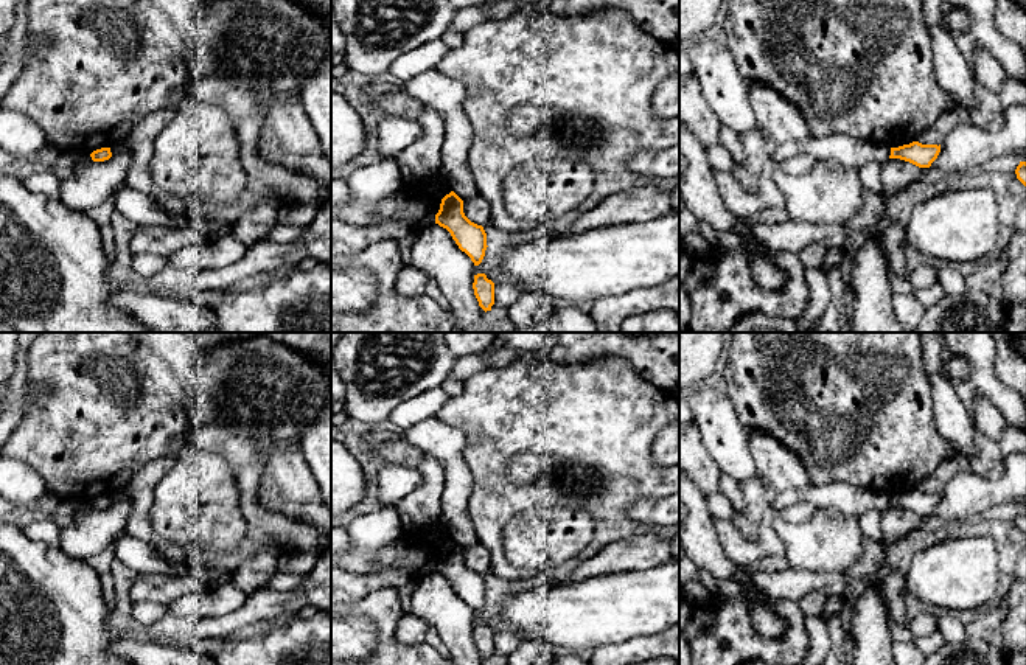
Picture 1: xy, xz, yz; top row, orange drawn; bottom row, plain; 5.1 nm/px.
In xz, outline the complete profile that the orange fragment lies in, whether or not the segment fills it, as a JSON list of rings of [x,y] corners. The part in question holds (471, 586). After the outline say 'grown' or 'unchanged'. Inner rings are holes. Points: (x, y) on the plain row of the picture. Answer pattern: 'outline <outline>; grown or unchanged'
outline [[[451,539],[441,547],[435,562],[435,572],[446,576],[459,597],[465,600],[474,614],[479,614],[487,598],[487,581],[482,573],[471,570],[463,561],[463,548]]]; unchanged

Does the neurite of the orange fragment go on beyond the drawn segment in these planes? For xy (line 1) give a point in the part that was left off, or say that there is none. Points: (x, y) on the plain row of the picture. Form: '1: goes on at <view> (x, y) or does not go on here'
1: does not go on here

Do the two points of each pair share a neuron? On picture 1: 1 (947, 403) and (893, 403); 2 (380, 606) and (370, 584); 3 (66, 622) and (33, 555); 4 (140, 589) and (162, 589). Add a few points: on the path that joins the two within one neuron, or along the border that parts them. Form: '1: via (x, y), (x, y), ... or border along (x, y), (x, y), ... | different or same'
1: via (933, 410), (907, 410) | same
2: border along (397, 586), (380, 586), (364, 597), (347, 603) | different
3: via (56, 605), (55, 598), (33, 577), (33, 572) | same
4: via (145, 589), (157, 589) | same

